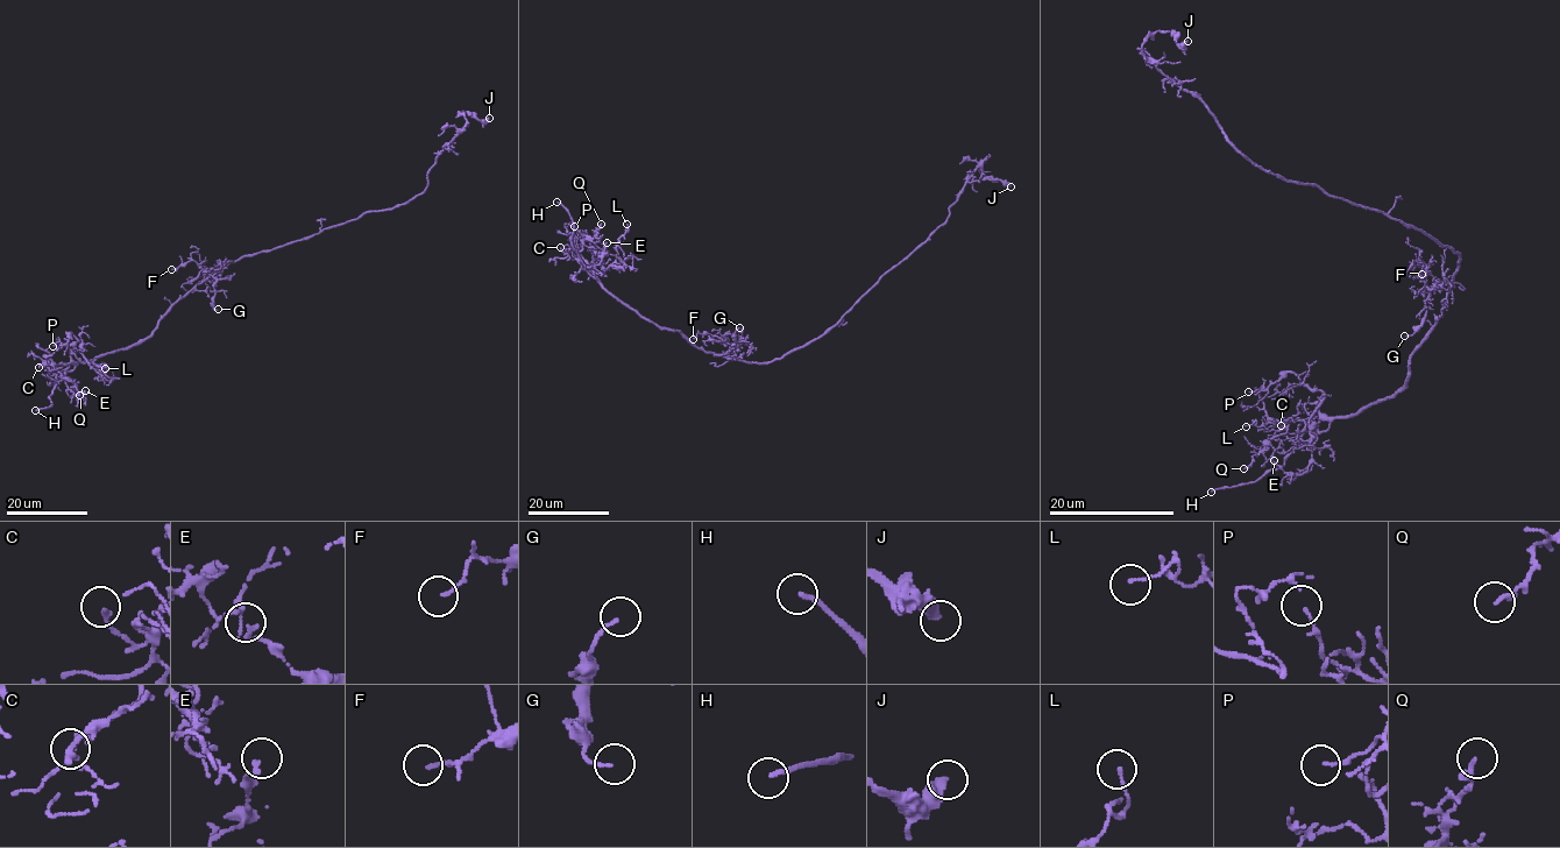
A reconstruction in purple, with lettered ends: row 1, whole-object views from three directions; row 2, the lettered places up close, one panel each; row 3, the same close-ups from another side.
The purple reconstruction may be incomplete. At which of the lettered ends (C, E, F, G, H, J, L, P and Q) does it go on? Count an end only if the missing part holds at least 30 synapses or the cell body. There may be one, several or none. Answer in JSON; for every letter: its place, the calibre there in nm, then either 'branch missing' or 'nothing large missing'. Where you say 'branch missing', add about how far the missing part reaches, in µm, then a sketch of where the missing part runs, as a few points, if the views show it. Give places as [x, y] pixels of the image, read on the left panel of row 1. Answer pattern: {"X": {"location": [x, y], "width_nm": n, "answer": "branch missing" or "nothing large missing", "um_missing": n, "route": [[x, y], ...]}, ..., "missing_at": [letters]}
{"C": {"location": [38, 367], "width_nm": 180, "answer": "nothing large missing"}, "E": {"location": [85, 390], "width_nm": 160, "answer": "nothing large missing"}, "F": {"location": [171, 269], "width_nm": 120, "answer": "nothing large missing"}, "G": {"location": [218, 309], "width_nm": 130, "answer": "nothing large missing"}, "H": {"location": [35, 410], "width_nm": 170, "answer": "branch missing", "um_missing": 15}, "J": {"location": [489, 118], "width_nm": 340, "answer": "nothing large missing"}, "L": {"location": [105, 368], "width_nm": 110, "answer": "nothing large missing"}, "P": {"location": [52, 346], "width_nm": 100, "answer": "nothing large missing"}, "Q": {"location": [79, 395], "width_nm": 170, "answer": "nothing large missing"}, "missing_at": ["H"]}

